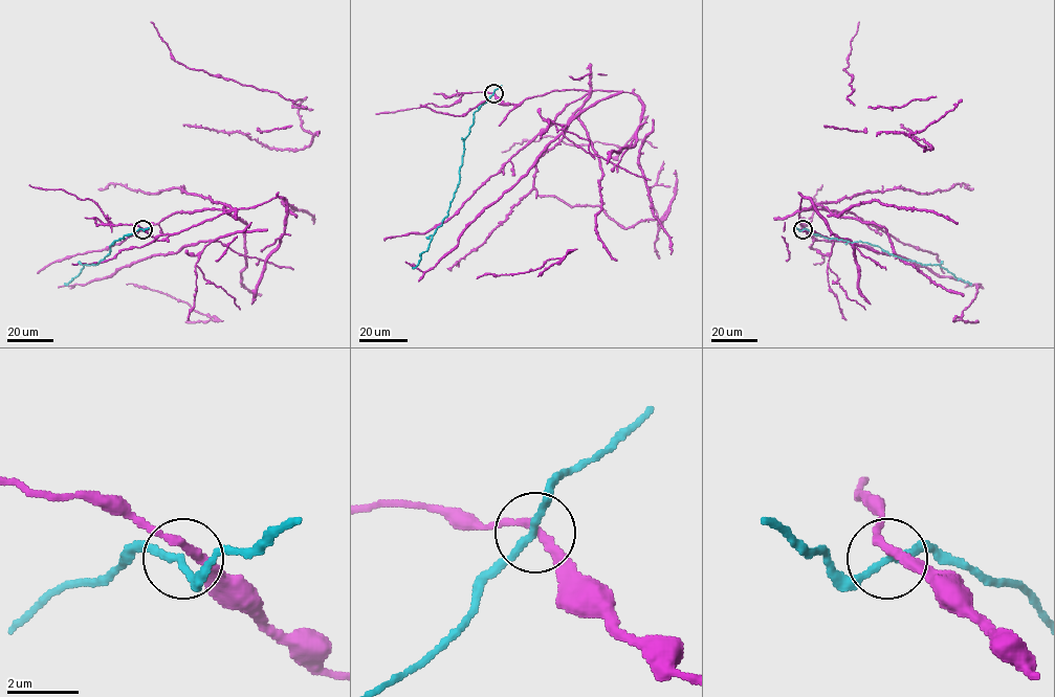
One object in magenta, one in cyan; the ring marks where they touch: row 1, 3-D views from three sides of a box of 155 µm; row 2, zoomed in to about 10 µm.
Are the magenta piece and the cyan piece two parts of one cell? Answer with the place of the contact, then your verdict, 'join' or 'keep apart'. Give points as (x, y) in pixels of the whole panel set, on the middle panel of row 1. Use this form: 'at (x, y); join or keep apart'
at (493, 93); keep apart

